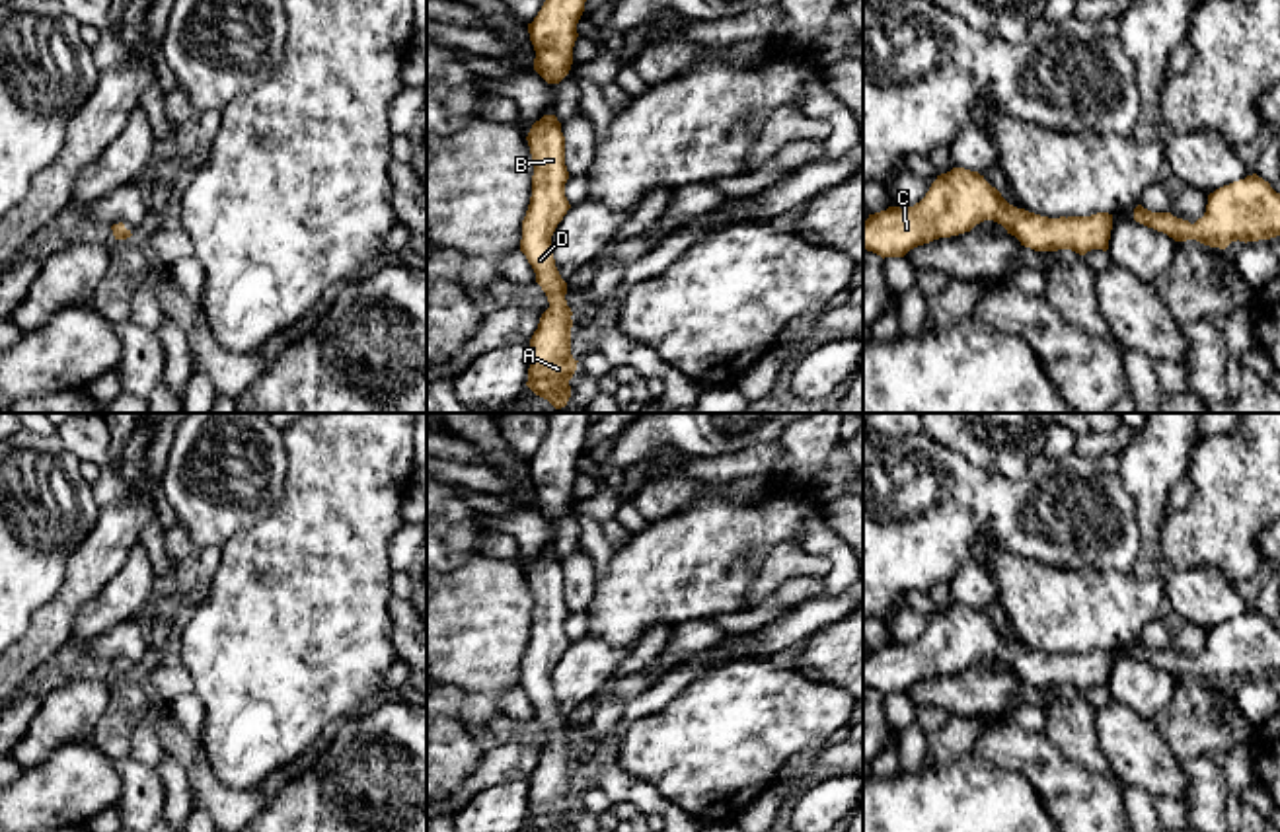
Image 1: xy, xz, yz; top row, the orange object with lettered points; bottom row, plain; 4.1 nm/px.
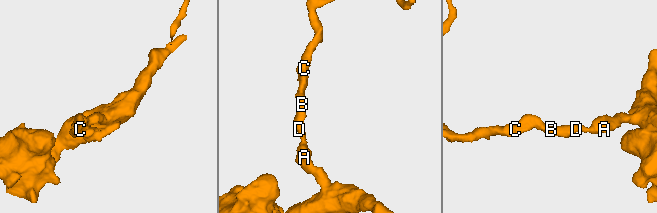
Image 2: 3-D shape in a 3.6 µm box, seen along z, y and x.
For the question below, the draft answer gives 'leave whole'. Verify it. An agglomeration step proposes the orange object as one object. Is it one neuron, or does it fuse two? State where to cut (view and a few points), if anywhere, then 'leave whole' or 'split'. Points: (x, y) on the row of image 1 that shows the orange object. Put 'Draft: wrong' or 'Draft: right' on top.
Draft: right
no cut; leave whole

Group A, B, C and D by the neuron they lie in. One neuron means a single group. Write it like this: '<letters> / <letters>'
A B C D

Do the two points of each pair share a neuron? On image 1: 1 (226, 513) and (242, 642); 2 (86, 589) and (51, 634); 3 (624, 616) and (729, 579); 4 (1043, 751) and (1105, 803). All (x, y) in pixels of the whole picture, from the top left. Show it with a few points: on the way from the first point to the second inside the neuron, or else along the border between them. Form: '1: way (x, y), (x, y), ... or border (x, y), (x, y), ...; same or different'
1: border (269, 513), (238, 530), (221, 548); different
2: way (75, 601), (53, 622); same
3: way (649, 591), (661, 579), (704, 579); same
4: way (1056, 766), (1090, 799); same

